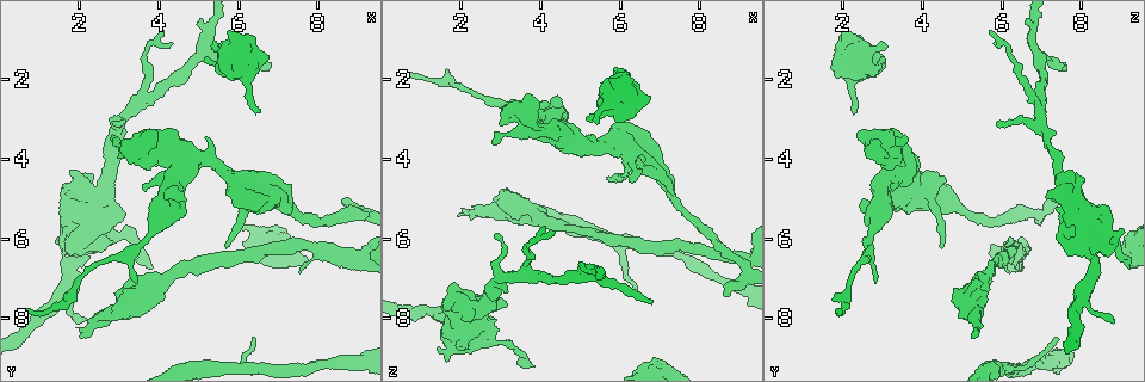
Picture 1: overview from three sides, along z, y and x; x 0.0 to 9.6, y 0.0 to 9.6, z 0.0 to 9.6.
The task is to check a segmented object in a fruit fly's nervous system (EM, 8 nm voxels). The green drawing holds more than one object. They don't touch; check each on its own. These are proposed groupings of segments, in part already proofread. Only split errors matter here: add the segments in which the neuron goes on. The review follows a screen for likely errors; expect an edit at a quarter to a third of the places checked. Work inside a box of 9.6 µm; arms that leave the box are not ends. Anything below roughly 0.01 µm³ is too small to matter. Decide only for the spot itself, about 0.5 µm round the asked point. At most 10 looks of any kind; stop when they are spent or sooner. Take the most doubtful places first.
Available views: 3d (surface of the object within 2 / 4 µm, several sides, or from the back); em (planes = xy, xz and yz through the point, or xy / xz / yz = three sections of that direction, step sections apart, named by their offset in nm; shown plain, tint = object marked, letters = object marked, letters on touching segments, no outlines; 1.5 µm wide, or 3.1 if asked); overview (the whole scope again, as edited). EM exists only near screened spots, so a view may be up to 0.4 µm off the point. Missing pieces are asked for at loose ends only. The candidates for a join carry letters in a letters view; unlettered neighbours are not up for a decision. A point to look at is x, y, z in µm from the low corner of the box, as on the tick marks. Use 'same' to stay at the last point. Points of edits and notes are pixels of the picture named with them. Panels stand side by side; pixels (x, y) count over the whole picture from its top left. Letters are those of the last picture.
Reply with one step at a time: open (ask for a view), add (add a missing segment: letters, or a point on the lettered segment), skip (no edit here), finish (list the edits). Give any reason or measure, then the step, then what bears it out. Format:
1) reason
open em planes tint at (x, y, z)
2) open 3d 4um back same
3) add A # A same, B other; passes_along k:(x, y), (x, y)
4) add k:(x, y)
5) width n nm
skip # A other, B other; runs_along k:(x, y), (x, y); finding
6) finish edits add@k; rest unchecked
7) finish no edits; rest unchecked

branch stops here
open em xy step 4 tint at (6.60, 2.80, 2.30)

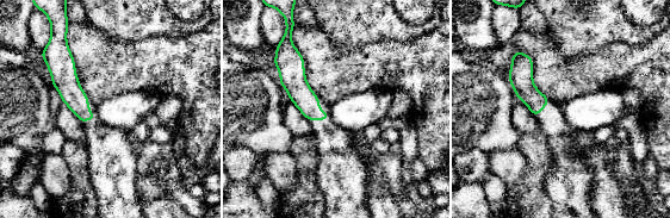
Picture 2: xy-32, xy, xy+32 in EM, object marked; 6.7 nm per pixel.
another direction
open em planes letters same

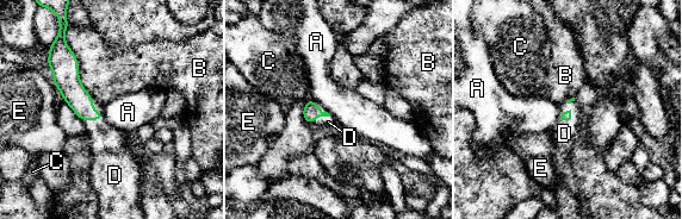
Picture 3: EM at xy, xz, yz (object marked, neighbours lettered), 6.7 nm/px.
longest_contact B 400 nm
add D # A other, B other, C other, D same, E other; the neuron continues

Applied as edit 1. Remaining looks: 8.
thin end
open em xy step 8 plain at (6.40, 8.45, 7.30)

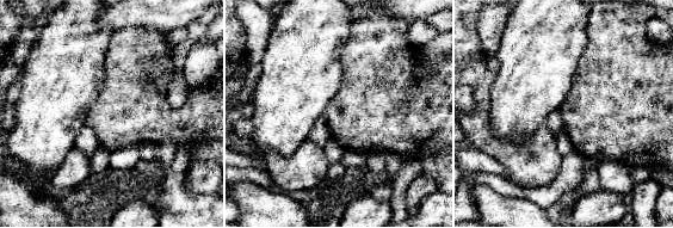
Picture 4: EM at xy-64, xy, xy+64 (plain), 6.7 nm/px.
what lies round it
open em xy step 8 letters same

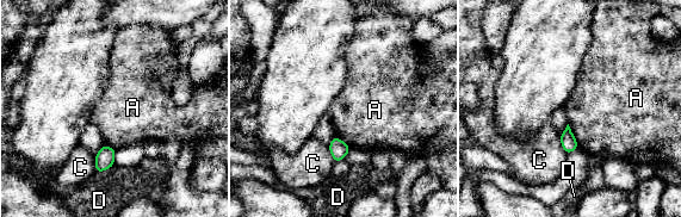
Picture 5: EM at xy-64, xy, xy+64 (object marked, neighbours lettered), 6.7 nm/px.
longest_contact A 180 nm
skip # A other, C other, D other; none of them fits

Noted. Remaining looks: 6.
open em planes plain at (0.65, 7.90, 1.75)

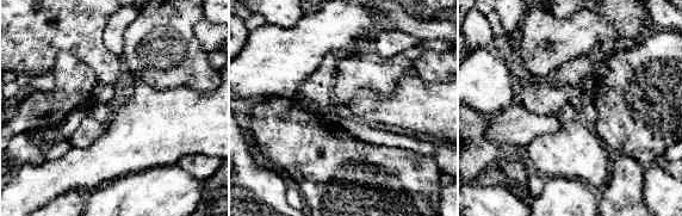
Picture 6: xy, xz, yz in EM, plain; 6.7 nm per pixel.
what lies round it
open em planes letters same

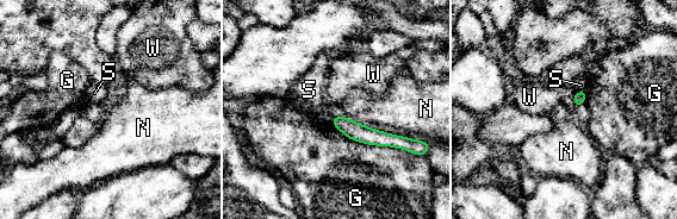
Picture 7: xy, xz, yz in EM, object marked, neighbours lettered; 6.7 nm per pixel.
skip # G other, N other, S other, W other; runs_along 7:(335, 120), (371, 137), (399, 141); none of them fits

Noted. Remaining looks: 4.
thin end
open 3d 4um back at (6.85, 1.50, 7.55)

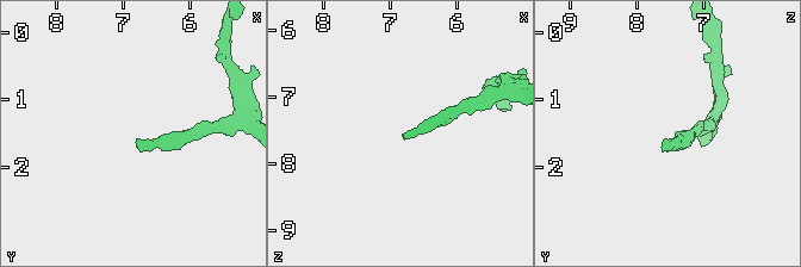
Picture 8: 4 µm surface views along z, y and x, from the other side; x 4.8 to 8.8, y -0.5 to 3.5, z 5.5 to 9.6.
open em planes letters at (6.80, 1.60, 7.55)

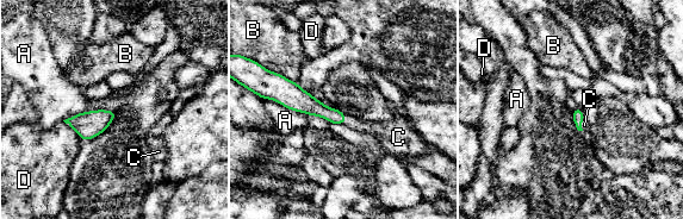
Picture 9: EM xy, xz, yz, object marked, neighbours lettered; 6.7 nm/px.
add C # A other, B other, C same, D other; the neuron continues

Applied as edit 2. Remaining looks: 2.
finish edits add@3, add@9; rest unchecked

